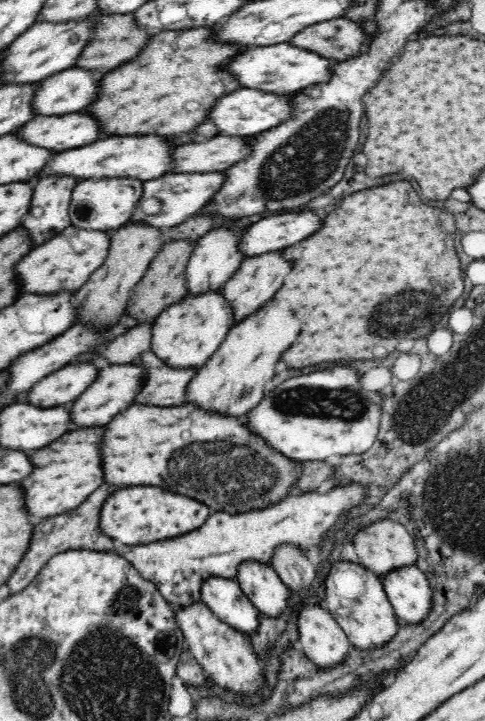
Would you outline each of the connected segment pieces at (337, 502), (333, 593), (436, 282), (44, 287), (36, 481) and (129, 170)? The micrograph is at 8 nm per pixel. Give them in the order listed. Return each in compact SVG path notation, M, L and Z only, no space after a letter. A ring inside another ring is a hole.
M346 484L337 486L325 494L303 493L289 496L278 504L270 504L261 509L248 512L212 512L200 528L180 535L174 540L160 540L146 546L126 546L114 544L112 552L126 556L134 568L138 568L144 580L150 580L161 592L171 608L201 601L201 584L210 577L234 579L242 562L260 562L273 566L274 549L281 544L298 545L304 553L315 549L323 554L330 547L321 547L326 530L346 510L366 506L368 486L365 484Z
M337 561L332 564L325 578L324 607L347 634L354 647L363 651L386 647L397 631L400 621L388 600L385 588L378 575L354 562Z
M406 180L392 182L392 184L386 184L386 186L380 186L380 188L362 190L362 192L356 192L352 196L346 196L336 210L326 214L324 224L318 232L314 232L312 236L308 236L302 242L298 242L294 246L288 246L284 250L286 260L292 262L292 270L290 270L290 276L286 276L286 280L284 280L284 286L276 294L276 300L288 300L290 302L294 314L298 316L298 320L302 320L302 330L298 334L298 340L282 354L282 362L286 362L290 368L304 368L304 366L314 366L314 364L320 364L320 362L334 362L334 360L383 359L398 348L400 340L404 340L404 338L422 338L422 336L430 334L434 330L434 324L440 322L444 312L448 312L448 308L454 304L454 300L464 290L464 282L462 282L464 274L462 274L462 266L460 266L460 260L458 260L458 254L456 254L454 236L456 236L456 226L454 226L452 214L446 214L444 210L436 210L436 208L430 208L430 206L422 204L416 190Z
M71 225L54 238L33 248L18 262L18 282L26 294L56 294L77 291L104 264L111 243L110 232L76 229Z
M80 428L48 444L48 448L36 450L30 454L34 470L26 480L20 482L26 496L26 510L30 516L46 518L56 516L68 510L74 510L102 484L102 464L100 464L100 446L104 438L104 428Z
M112 136L106 140L98 140L92 144L60 151L53 156L49 163L34 178L28 180L34 184L42 176L75 176L78 182L95 178L137 178L147 181L168 174L169 166L173 163L172 144L160 136Z

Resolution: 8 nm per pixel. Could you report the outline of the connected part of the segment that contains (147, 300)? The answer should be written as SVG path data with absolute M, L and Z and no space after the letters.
M186 239L170 240L170 242L163 244L161 252L150 262L142 280L132 288L125 314L140 323L152 323L162 310L166 310L170 304L176 304L178 300L187 296L185 270L193 248L194 243L186 241Z

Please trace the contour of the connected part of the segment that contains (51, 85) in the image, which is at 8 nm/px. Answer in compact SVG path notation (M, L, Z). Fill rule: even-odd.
M72 67L53 74L38 84L33 114L50 116L82 111L96 98L98 78L94 72Z

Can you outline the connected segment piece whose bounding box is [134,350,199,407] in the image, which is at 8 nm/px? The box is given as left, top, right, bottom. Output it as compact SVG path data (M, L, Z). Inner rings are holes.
M151 350L142 353L134 363L145 372L144 386L134 399L136 404L152 404L155 407L185 404L188 384L199 368L172 368Z

